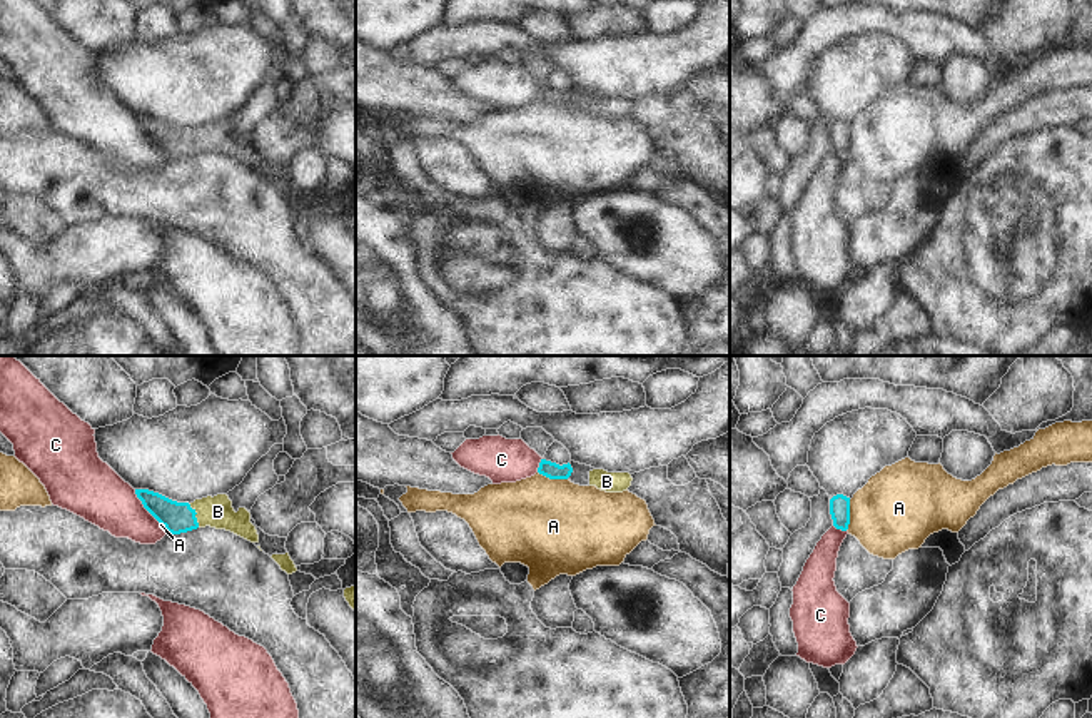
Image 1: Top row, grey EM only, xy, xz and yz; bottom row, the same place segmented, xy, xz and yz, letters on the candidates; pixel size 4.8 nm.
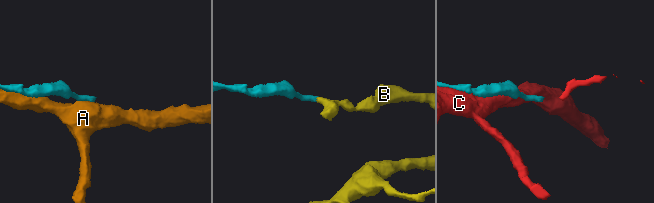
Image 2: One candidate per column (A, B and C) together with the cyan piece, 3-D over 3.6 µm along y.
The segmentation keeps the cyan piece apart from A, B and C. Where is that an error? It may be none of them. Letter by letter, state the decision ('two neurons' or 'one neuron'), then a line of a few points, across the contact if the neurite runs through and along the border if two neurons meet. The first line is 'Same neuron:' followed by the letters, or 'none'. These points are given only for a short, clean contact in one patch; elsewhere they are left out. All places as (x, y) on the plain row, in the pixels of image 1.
Same neuron: B
A: two neurons; line yz (850, 126), (850, 149), (845, 156)
B: one neuron; line xy (177, 144), (194, 142), (204, 137), (217, 137)
C: two neurons

